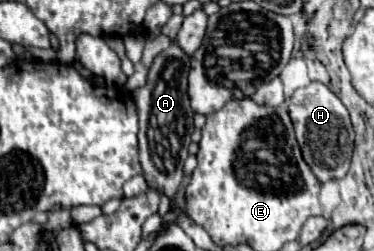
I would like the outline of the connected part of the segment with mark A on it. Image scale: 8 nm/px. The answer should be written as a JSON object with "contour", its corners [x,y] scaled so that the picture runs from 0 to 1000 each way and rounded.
{"contour":[[[449,187],[428,219],[417,219],[390,339],[353,371],[374,466],[369,610],[385,713],[396,745],[439,769],[455,793],[455,809],[465,809],[487,745],[492,641],[503,625],[503,578],[513,562],[508,546],[519,530],[519,442],[508,426],[508,394],[497,371],[503,283],[508,283],[503,219],[481,187]]]}

